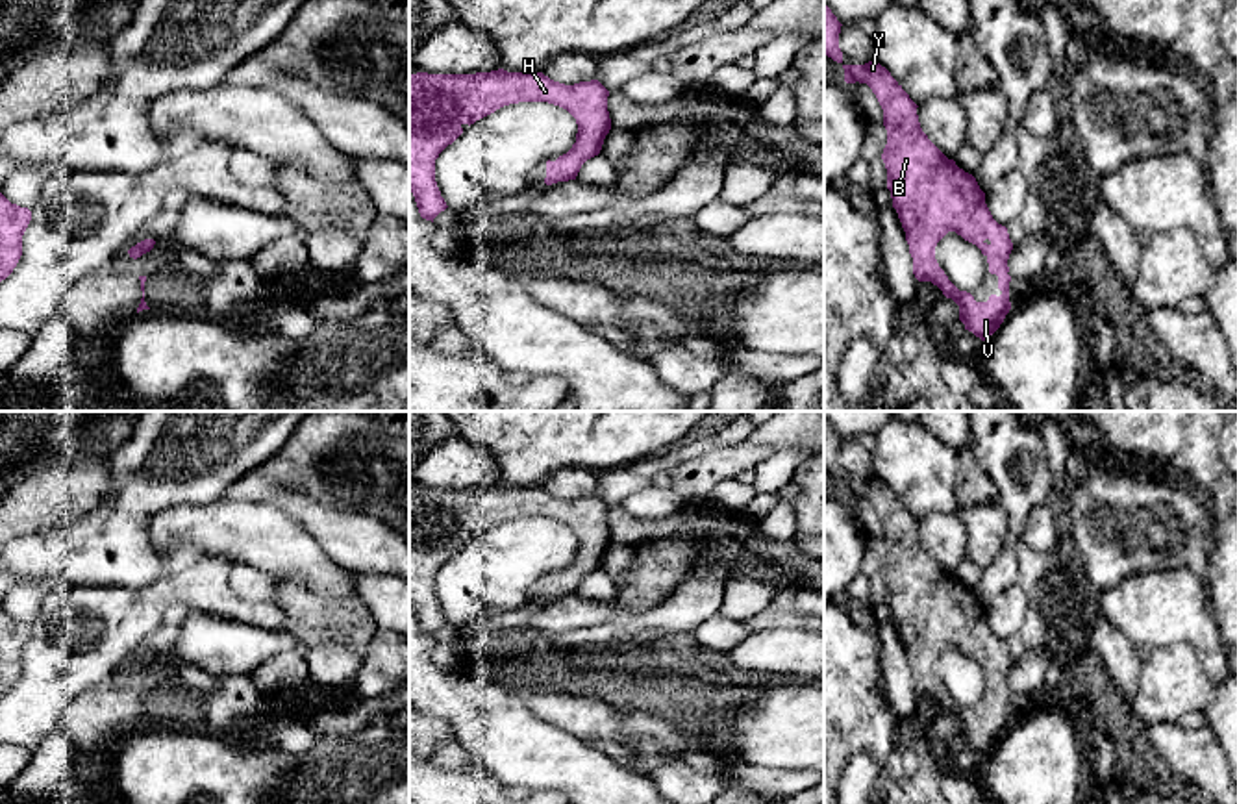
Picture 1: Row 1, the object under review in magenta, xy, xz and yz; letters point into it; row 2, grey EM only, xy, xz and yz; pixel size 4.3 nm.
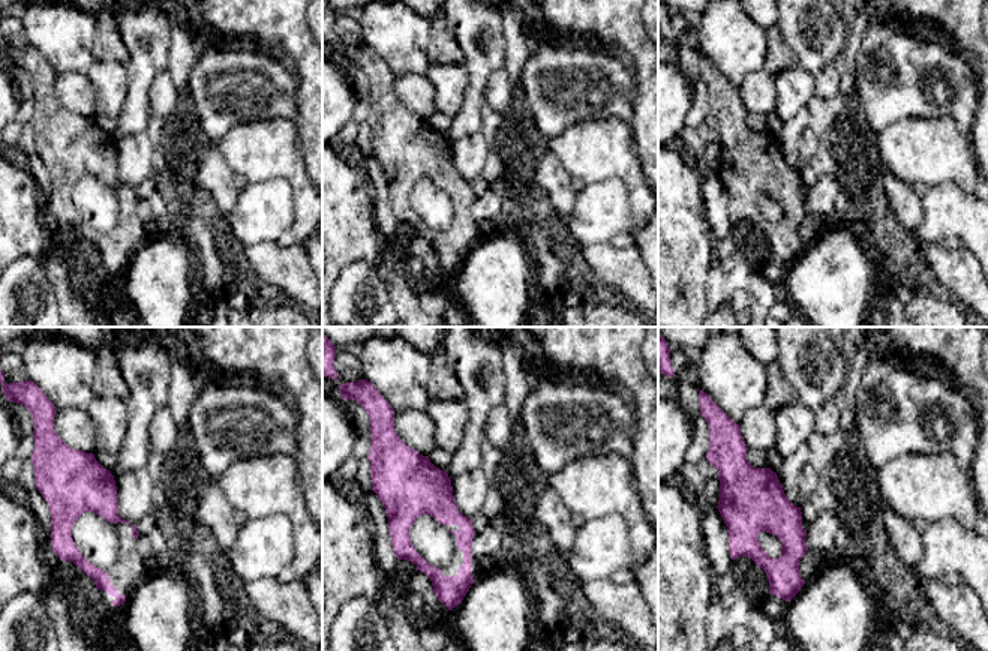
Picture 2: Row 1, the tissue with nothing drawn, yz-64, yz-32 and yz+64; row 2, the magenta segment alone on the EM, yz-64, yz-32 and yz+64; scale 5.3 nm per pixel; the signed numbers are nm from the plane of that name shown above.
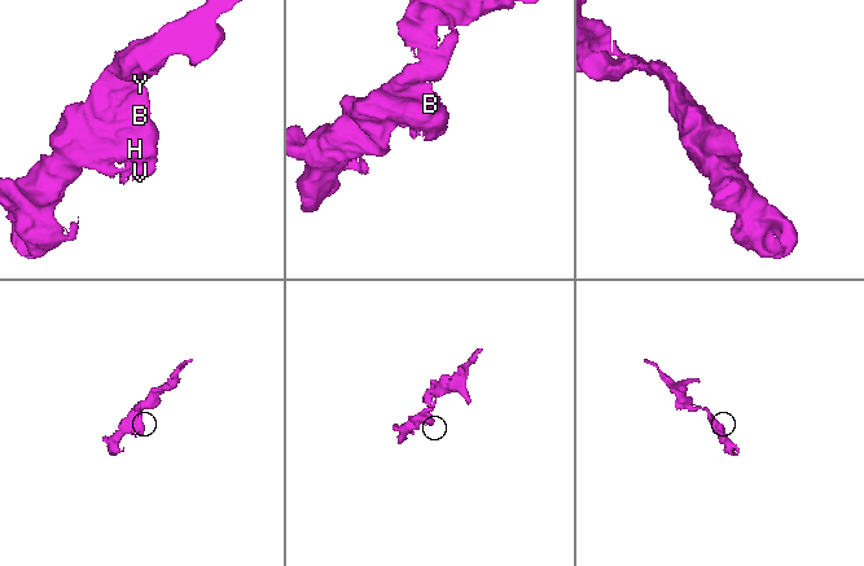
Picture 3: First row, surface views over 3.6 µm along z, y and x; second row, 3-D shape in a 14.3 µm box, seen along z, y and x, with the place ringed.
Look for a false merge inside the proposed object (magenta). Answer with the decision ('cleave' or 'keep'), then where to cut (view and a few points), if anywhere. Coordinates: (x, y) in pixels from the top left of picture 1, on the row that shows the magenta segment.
keep; cut none

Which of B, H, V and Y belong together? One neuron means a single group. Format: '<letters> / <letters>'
B H V Y

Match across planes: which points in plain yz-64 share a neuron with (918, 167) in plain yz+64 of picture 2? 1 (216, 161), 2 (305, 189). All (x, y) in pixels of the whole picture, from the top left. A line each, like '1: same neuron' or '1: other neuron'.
1: other neuron
2: same neuron

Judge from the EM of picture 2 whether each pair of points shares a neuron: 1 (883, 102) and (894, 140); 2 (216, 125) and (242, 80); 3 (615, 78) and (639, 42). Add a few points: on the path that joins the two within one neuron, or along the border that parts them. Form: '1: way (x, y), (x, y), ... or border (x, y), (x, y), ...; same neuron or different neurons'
1: border (924, 117), (903, 117), (879, 134); different neurons
2: way (218, 114), (224, 98), (231, 90); same neuron
3: border (634, 71), (633, 107); different neurons

